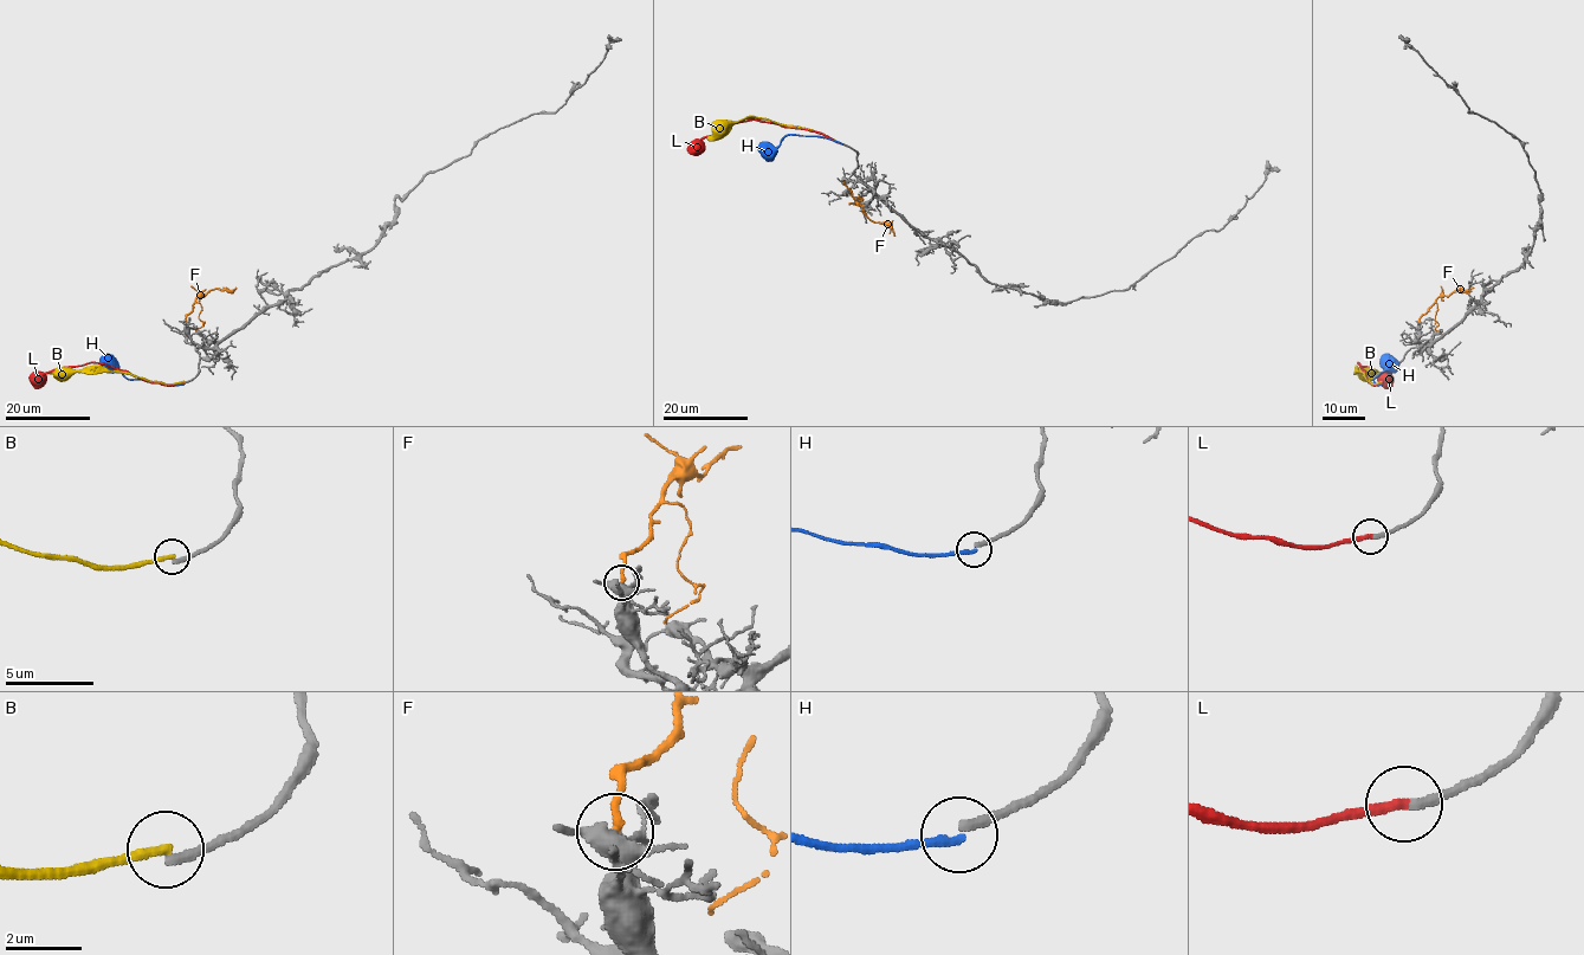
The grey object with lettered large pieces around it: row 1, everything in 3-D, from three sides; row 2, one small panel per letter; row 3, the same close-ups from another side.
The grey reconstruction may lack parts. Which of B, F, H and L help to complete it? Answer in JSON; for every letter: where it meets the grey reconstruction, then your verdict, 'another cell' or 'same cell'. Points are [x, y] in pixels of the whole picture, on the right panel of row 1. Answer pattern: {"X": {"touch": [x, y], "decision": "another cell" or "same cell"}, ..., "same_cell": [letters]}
{"B": {"touch": [1382, 381], "decision": "another cell"}, "F": {"touch": [1420, 321], "decision": "another cell"}, "H": {"touch": [1382, 384], "decision": "another cell"}, "L": {"touch": [1382, 382], "decision": "same cell"}, "same_cell": ["L"]}

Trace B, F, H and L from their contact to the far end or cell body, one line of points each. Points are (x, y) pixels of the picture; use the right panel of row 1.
B: (1382, 381), (1369, 382), (1361, 372), (1355, 372), (1377, 374)
F: (1420, 321), (1439, 297), (1473, 288)
H: (1382, 384), (1376, 385), (1372, 379), (1384, 370), (1384, 360), (1390, 359)
L: (1382, 382), (1370, 384), (1358, 362), (1369, 367), (1390, 387)

